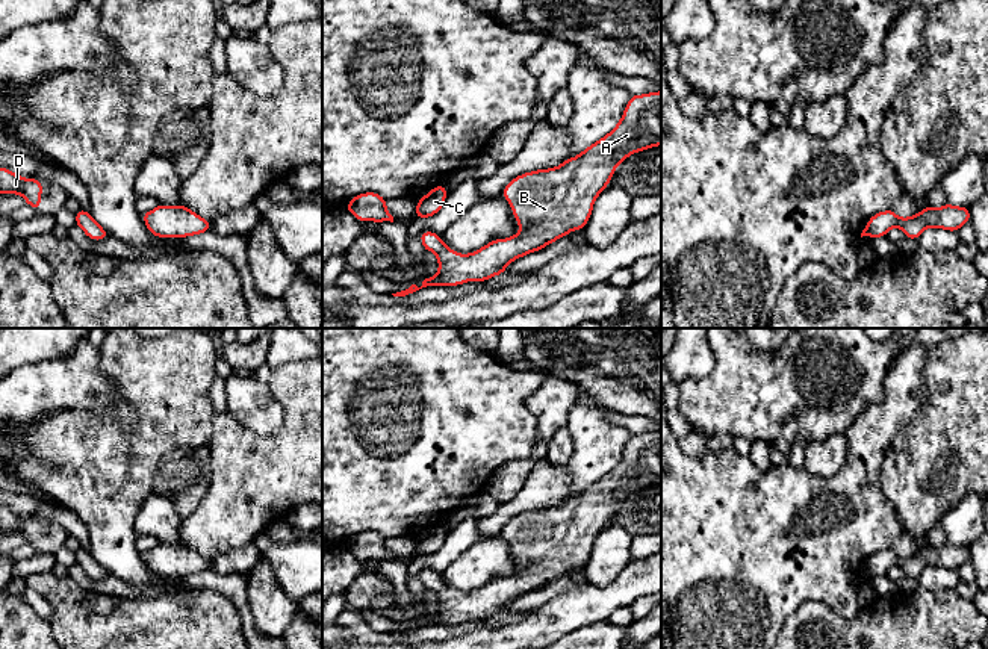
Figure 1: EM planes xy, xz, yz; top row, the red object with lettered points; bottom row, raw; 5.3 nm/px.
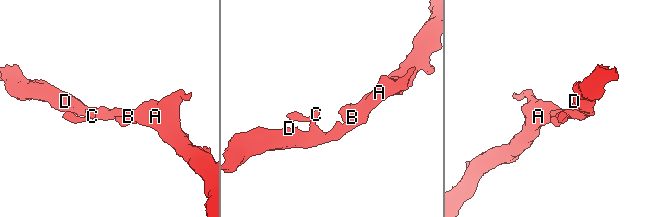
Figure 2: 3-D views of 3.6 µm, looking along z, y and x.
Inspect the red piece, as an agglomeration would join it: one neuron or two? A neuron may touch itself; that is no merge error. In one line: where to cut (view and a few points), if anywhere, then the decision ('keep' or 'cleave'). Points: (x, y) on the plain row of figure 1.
no cut | keep

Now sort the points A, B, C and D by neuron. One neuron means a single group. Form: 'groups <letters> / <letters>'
groups A B C D

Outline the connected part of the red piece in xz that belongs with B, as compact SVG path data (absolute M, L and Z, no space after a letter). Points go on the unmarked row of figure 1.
M661 430L631 434L619 463L602 478L557 507L525 511L504 526L502 536L511 543L511 551L520 566L517 573L508 578L495 578L475 592L458 593L442 581L440 573L427 569L419 576L425 590L436 592L439 611L425 617L421 626L416 625L416 619L410 619L409 628L392 634L405 635L427 625L457 625L469 619L486 620L502 613L510 601L545 587L569 570L586 567L593 542L610 522L616 505L629 493L655 484L661 484Z

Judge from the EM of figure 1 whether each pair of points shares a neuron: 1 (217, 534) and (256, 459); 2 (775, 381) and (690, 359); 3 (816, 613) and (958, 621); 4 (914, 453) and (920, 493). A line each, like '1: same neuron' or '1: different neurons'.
1: same neuron
2: different neurons
3: same neuron
4: same neuron

